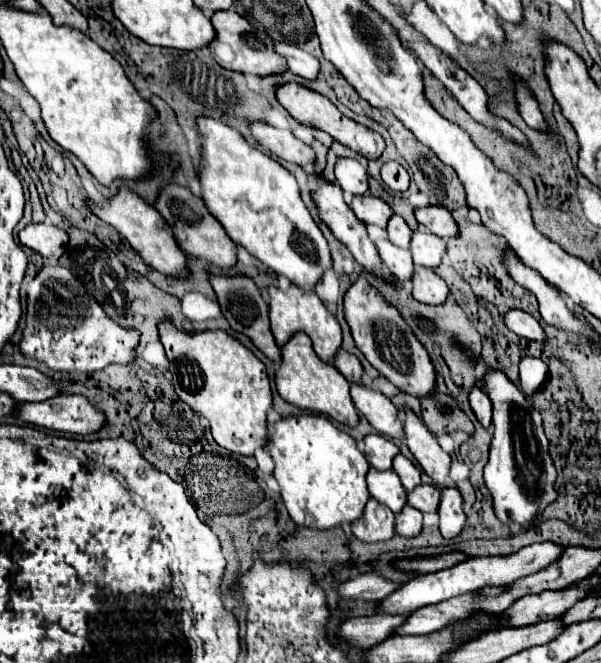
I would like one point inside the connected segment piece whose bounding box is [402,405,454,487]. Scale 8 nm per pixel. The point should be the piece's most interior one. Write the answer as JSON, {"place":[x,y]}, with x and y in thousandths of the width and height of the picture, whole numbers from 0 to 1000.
{"place":[702,670]}

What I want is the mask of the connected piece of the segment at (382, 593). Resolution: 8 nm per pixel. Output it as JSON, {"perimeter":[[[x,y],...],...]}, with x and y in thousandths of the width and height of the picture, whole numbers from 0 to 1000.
{"perimeter":[[[606,864],[596,867],[569,882],[562,882],[562,894],[569,900],[586,900],[586,903],[639,903],[649,894],[656,894],[666,882],[626,867],[626,864]]]}

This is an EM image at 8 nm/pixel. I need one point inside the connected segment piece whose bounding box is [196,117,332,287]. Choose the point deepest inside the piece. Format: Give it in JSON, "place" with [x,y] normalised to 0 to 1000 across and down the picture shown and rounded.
{"place":[428,303]}

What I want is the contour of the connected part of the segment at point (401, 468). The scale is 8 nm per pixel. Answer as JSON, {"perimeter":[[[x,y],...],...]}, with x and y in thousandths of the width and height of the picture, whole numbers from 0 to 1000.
{"perimeter":[[[662,683],[659,692],[652,695],[652,707],[662,713],[662,719],[666,719],[676,741],[686,741],[692,732],[699,732],[699,710],[669,683]]]}

